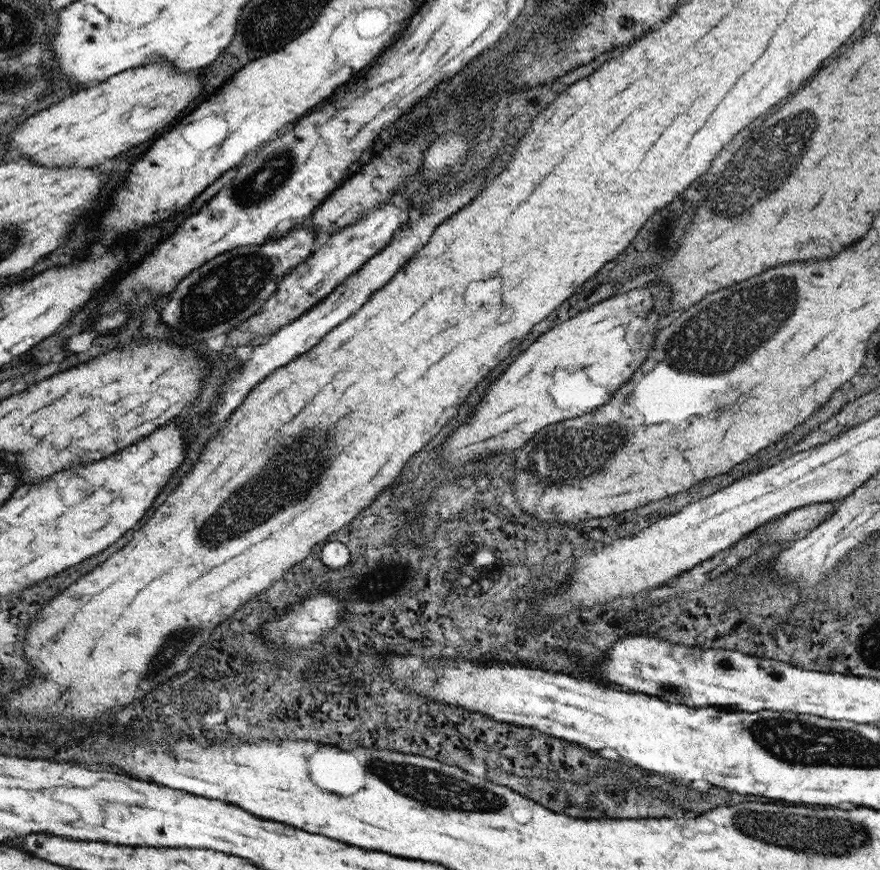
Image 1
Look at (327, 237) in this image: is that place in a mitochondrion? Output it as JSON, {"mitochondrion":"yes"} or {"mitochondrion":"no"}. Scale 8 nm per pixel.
{"mitochondrion":"no"}

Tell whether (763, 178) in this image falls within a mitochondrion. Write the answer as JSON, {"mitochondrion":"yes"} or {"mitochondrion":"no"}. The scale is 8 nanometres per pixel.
{"mitochondrion":"yes"}

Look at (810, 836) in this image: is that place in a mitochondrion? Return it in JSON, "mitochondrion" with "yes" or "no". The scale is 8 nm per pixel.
{"mitochondrion":"yes"}

